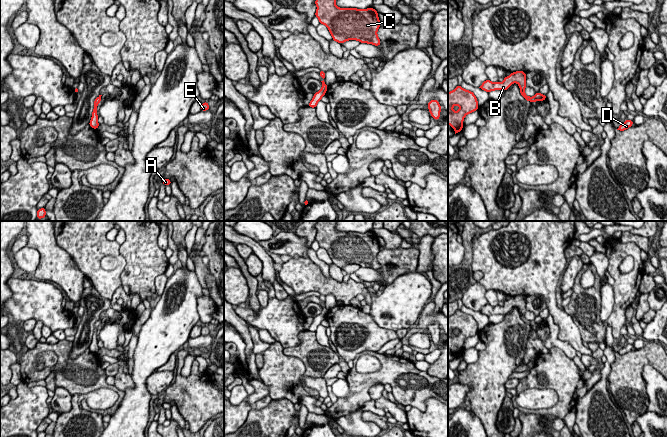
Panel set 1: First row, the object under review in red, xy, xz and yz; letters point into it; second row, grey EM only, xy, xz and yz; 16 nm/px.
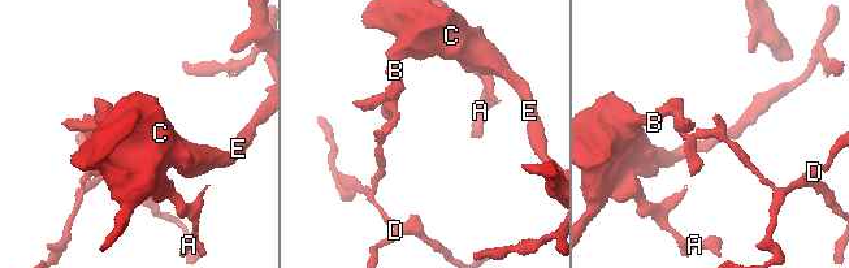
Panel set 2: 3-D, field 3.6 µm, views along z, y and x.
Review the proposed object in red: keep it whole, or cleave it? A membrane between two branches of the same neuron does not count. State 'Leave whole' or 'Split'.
Split

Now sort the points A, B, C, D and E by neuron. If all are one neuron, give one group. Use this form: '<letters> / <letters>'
A B C E / D

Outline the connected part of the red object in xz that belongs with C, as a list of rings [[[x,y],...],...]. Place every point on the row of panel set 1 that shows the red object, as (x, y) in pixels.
[[[315,0],[315,16],[324,24],[334,41],[342,44],[349,40],[379,46],[377,35],[380,27],[378,13],[372,7],[367,9],[339,8],[336,0]]]

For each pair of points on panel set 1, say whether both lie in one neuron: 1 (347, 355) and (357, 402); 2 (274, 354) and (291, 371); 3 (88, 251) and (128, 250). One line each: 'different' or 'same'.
1: different
2: same
3: different

